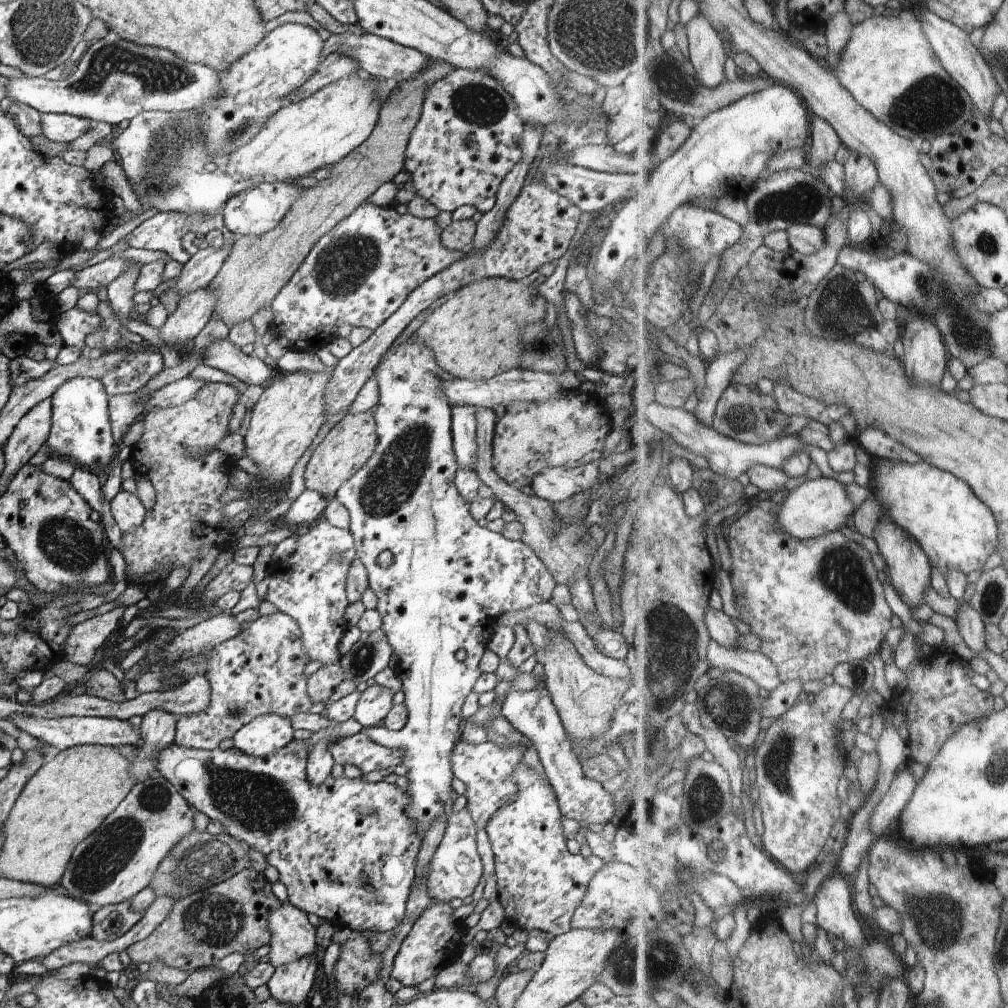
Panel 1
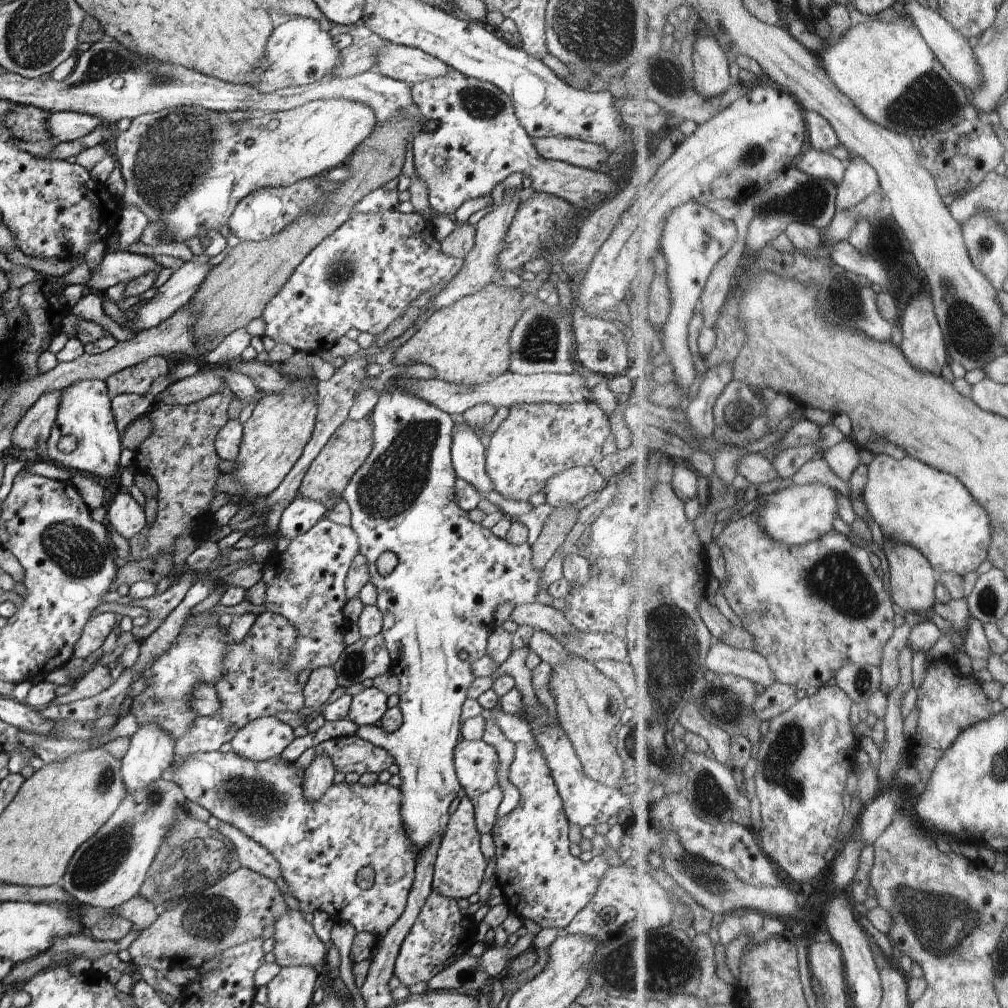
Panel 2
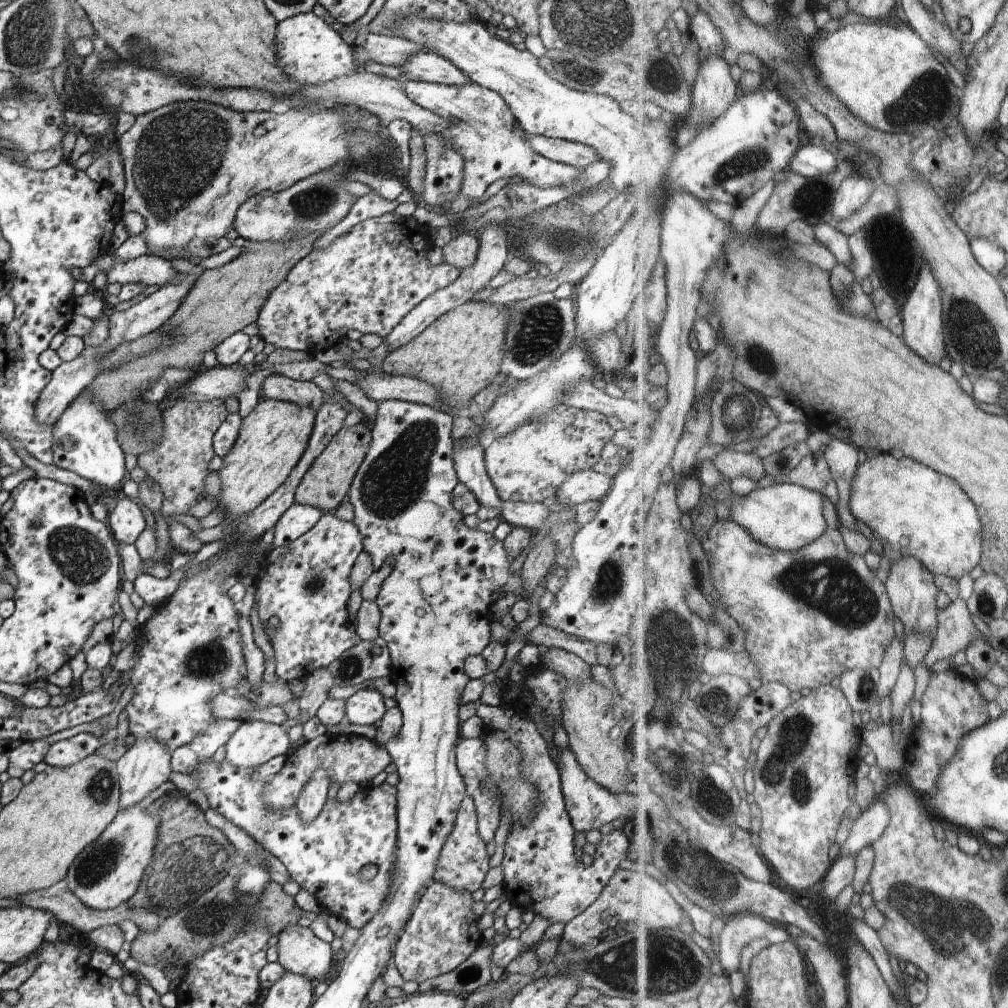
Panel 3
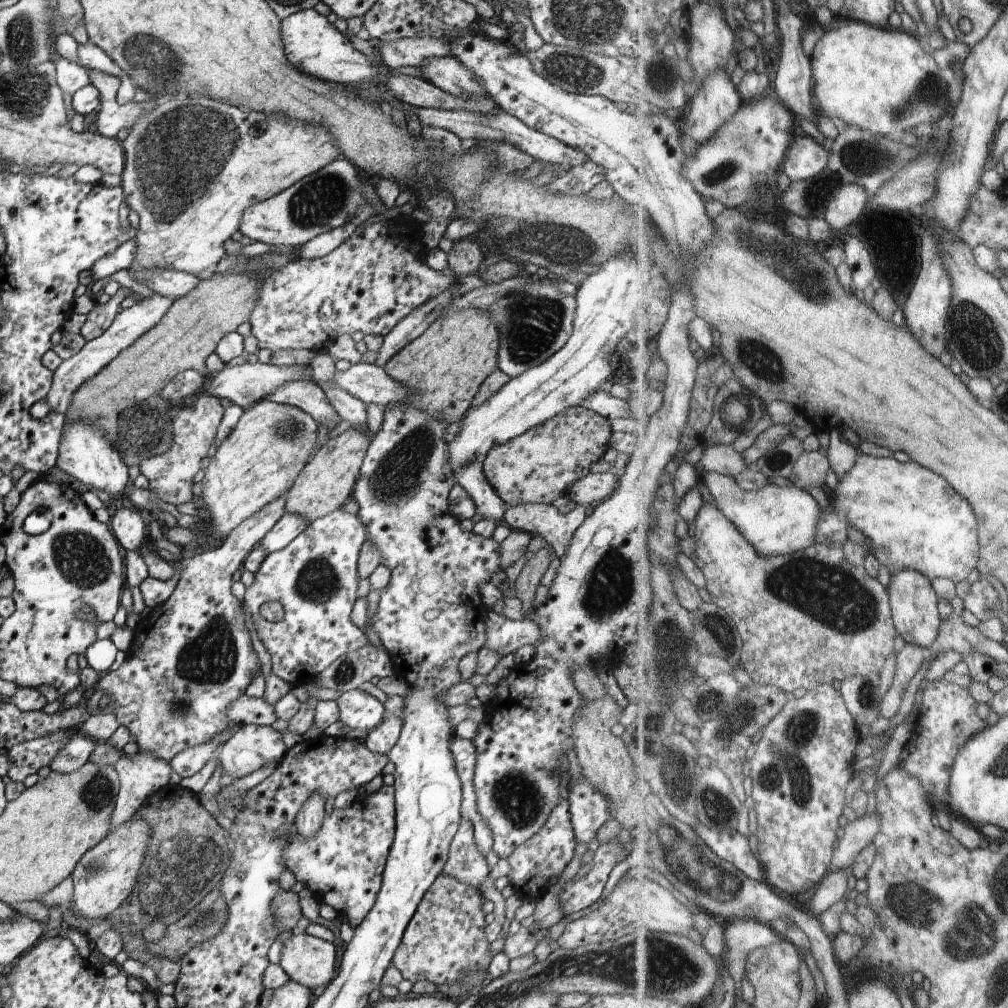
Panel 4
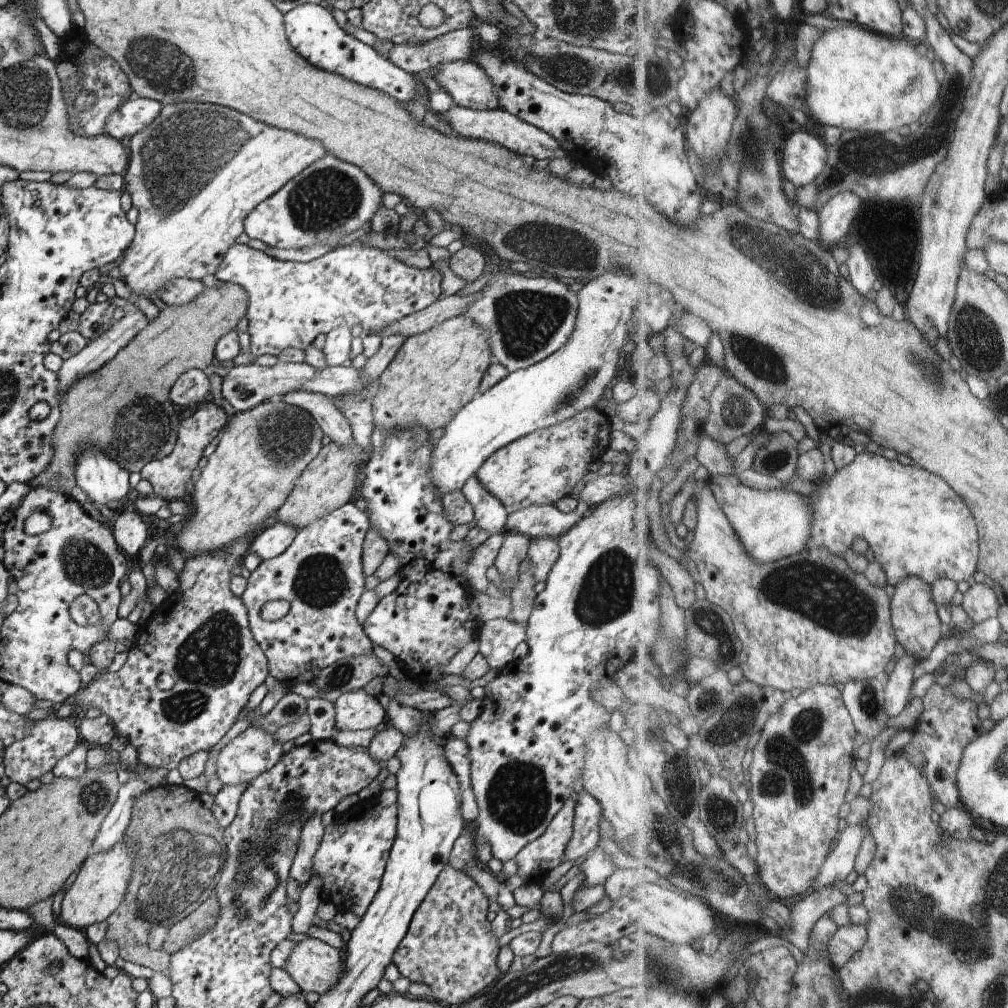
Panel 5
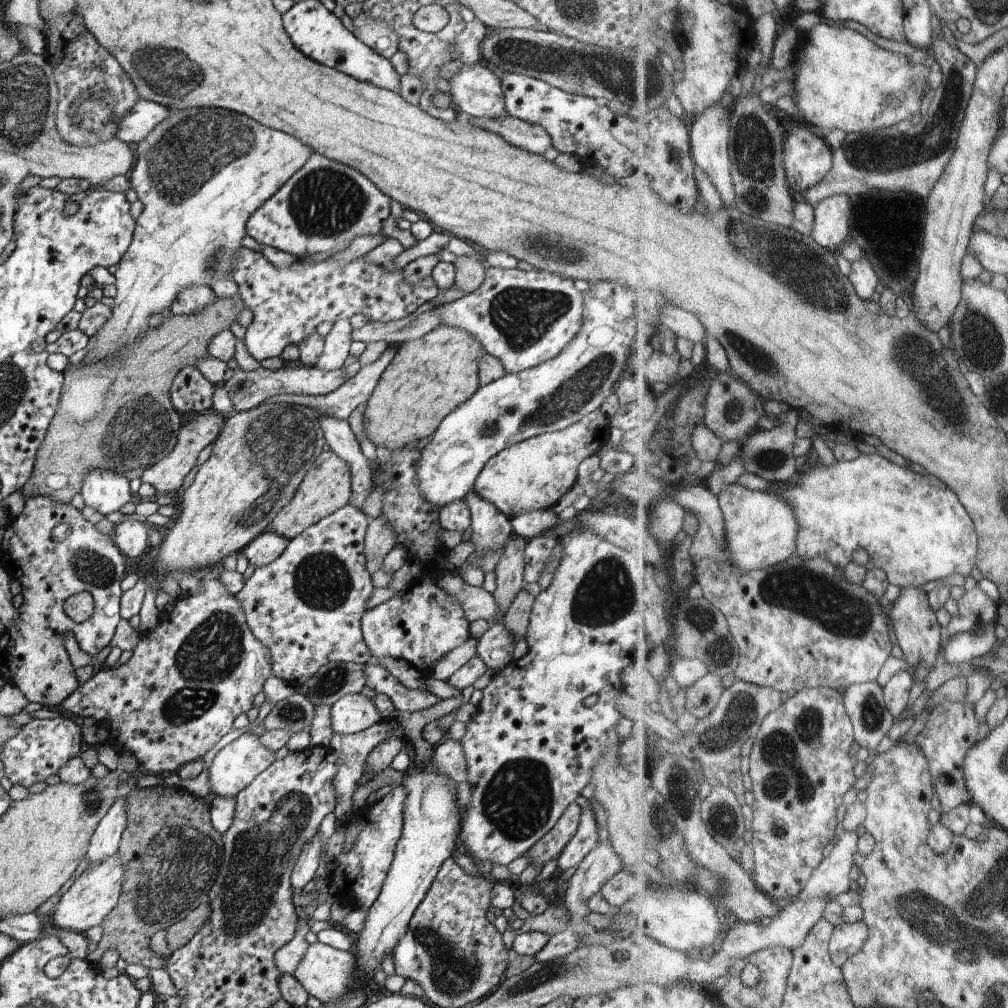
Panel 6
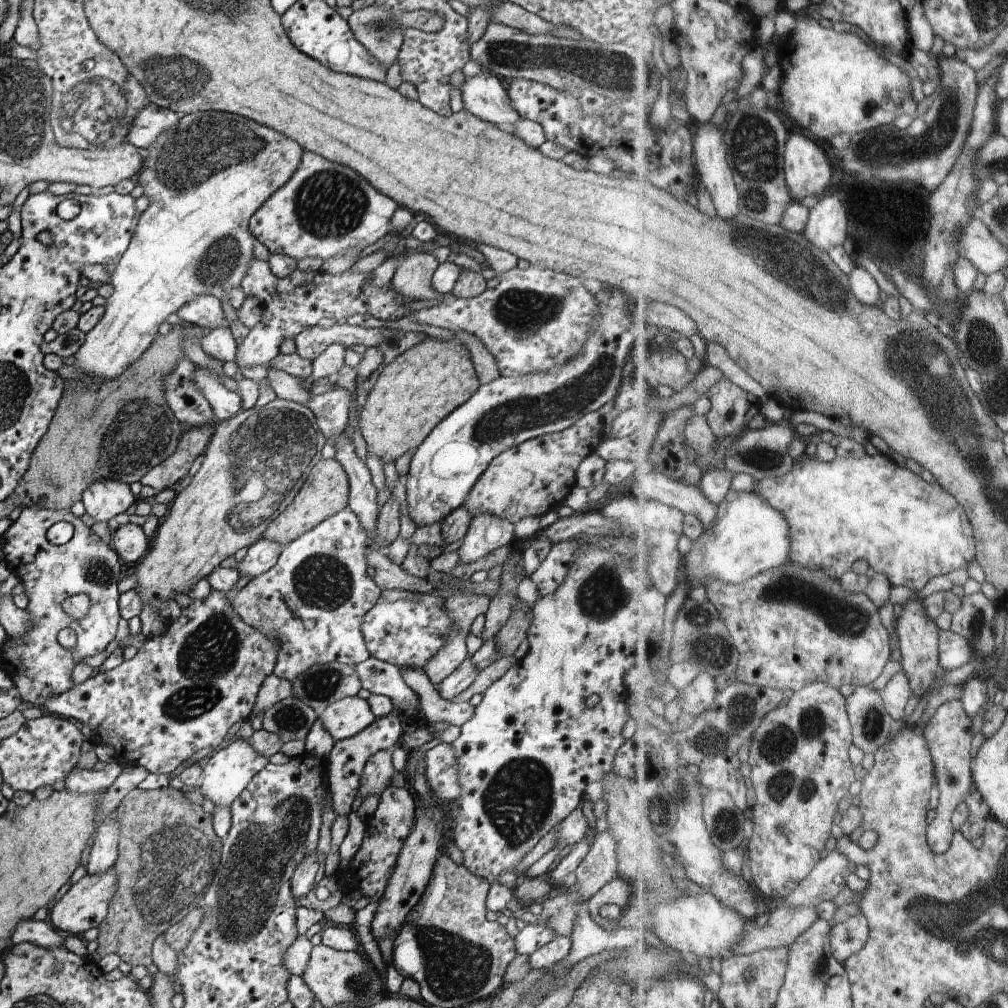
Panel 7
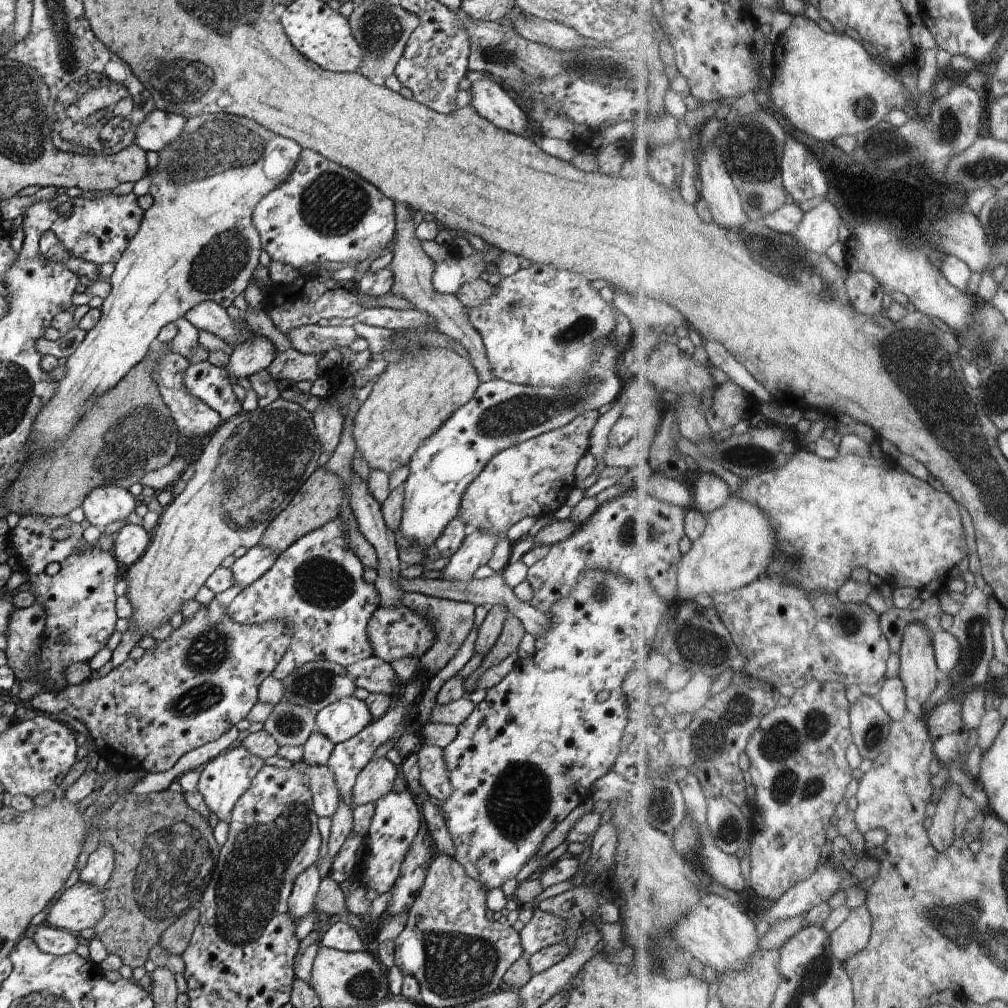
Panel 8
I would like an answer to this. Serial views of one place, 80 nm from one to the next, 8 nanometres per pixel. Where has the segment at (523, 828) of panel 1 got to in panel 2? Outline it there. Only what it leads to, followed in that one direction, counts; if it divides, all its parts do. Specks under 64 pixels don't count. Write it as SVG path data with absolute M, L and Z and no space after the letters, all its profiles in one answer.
M483 709L481 716L485 722L493 719L516 746L509 779L520 791L520 802L510 814L496 820L491 834L496 845L497 886L502 888L511 914L520 916L523 921L530 920L542 929L556 928L565 933L576 914L594 898L606 869L614 862L601 856L582 862L572 856L568 838L570 824L556 782L532 734L532 724L528 724L524 717L493 709Z

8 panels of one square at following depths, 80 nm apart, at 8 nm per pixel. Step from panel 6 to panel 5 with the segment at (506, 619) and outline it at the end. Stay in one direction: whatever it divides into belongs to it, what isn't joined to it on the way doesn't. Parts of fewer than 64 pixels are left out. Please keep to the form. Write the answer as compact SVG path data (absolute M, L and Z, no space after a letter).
M530 568L519 576L518 582L511 590L510 597L513 602L513 609L508 619L515 620L523 625L527 624L533 609L534 599L537 597L534 591L536 583L537 580Z

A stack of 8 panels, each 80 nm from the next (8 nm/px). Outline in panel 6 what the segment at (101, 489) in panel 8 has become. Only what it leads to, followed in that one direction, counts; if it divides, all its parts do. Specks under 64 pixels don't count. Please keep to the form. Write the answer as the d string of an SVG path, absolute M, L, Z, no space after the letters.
M90 469L81 486L85 505L98 510L104 516L120 510L132 498L129 481L126 476L112 469Z

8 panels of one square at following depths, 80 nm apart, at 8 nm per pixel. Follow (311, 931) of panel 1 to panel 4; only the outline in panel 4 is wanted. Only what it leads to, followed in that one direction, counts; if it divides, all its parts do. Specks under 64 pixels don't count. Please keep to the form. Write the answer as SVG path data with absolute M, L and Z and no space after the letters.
M294 930L292 937L283 942L279 965L290 979L303 984L312 991L319 985L327 986L336 970L334 964L336 964L336 947L306 931Z

